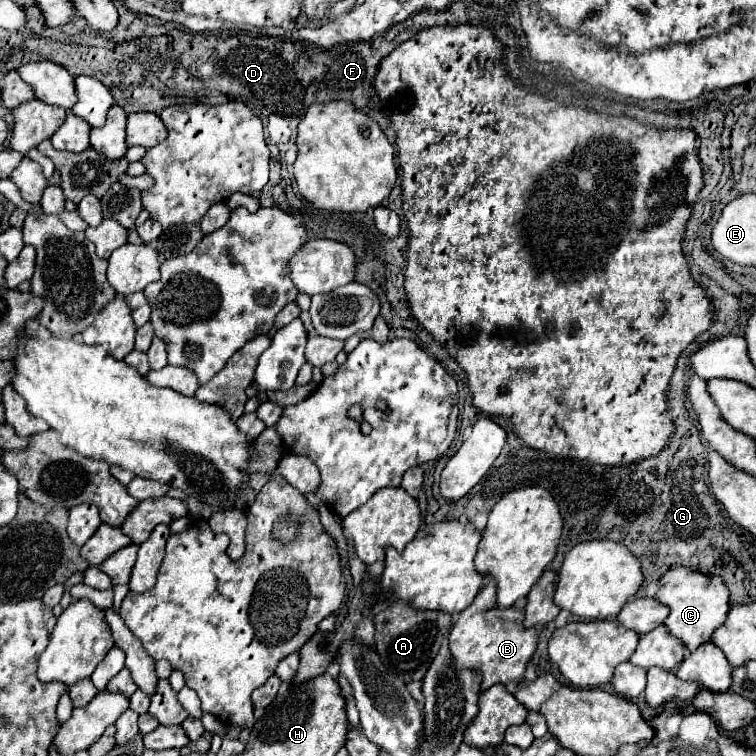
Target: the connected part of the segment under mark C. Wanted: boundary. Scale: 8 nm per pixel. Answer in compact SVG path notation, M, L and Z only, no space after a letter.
M672 568L658 580L656 598L670 608L670 616L664 620L664 626L684 642L684 646L694 652L700 644L708 642L712 632L726 622L728 588L720 576L708 576L690 568Z

